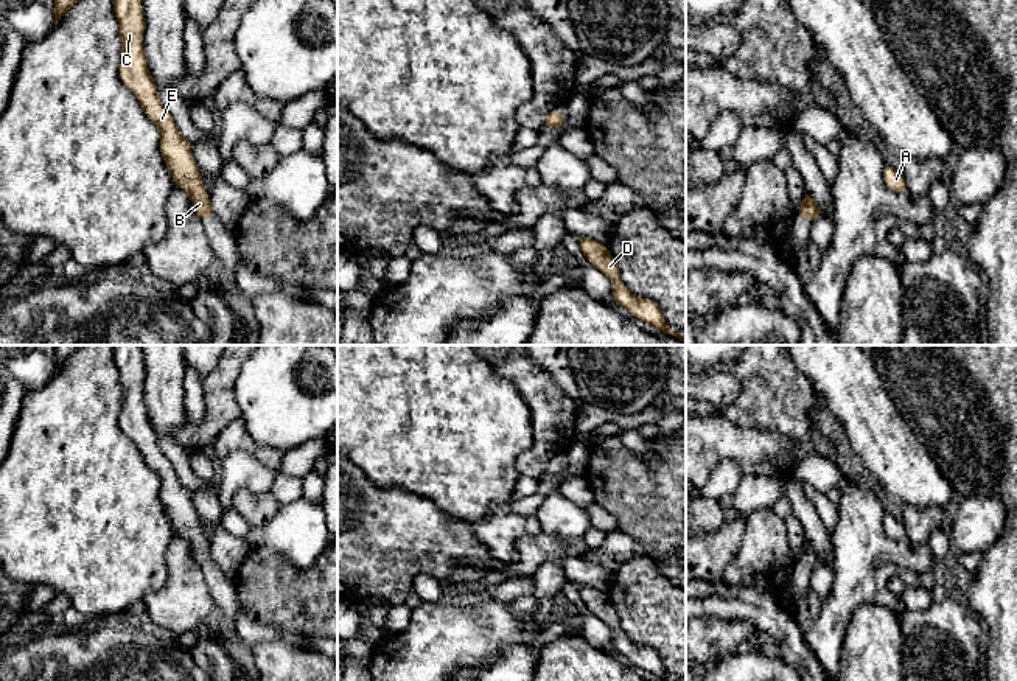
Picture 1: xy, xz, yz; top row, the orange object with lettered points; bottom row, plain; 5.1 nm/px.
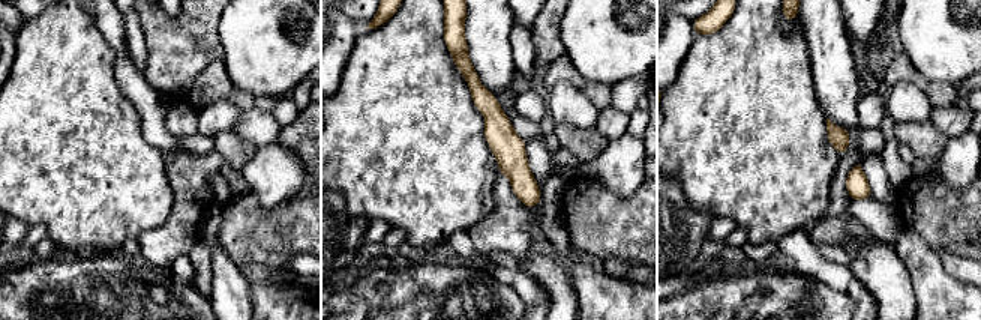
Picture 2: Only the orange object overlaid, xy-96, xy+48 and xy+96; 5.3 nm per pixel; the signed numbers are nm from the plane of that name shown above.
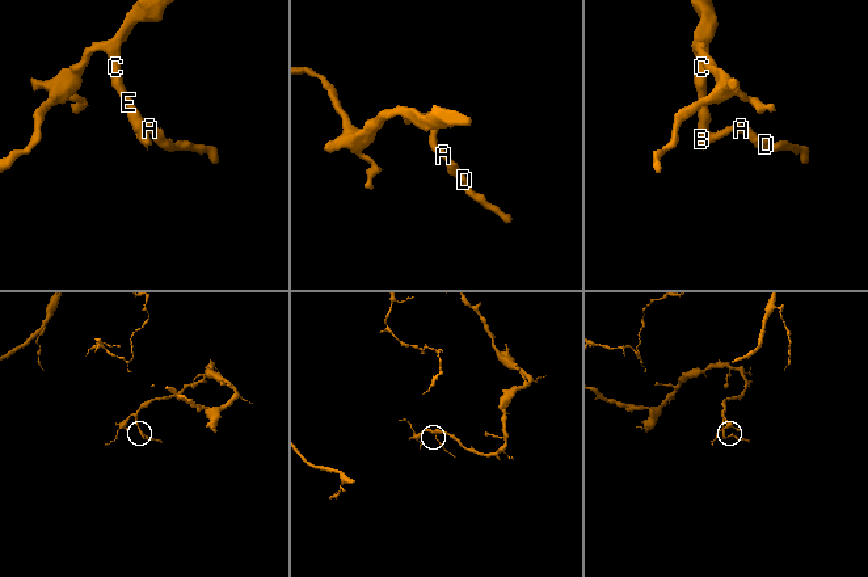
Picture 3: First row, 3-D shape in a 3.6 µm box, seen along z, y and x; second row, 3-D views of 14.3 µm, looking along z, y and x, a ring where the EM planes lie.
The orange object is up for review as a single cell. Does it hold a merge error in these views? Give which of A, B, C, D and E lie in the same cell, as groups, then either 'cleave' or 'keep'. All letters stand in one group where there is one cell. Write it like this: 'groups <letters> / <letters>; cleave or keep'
groups A B C D E; keep

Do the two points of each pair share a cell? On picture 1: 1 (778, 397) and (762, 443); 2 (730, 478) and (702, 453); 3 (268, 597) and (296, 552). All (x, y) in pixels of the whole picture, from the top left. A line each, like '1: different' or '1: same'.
1: different
2: different
3: different

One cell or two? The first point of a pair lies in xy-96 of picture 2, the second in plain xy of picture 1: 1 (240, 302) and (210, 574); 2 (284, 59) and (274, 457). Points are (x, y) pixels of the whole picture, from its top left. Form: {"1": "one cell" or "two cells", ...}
{"1": "one cell", "2": "two cells"}

